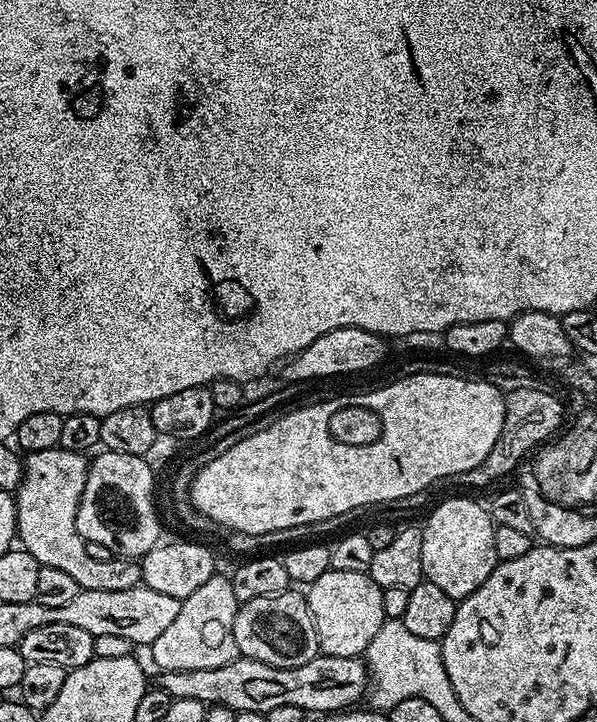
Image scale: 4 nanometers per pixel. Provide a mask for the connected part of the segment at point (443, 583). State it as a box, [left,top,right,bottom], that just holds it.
[422,496,497,601]

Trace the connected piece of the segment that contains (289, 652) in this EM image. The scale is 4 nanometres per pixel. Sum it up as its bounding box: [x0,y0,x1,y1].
[234,590,320,668]

